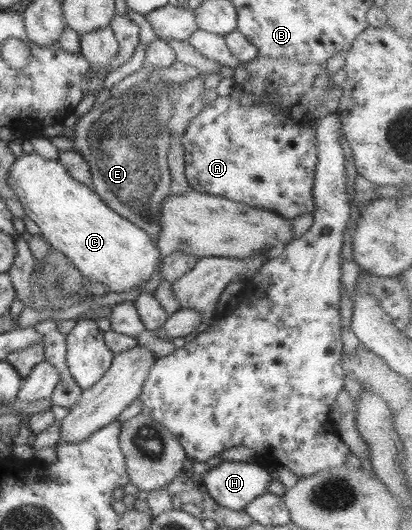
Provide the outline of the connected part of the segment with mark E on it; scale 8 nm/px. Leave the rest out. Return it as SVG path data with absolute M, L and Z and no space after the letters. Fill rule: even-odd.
M149 78L134 83L127 91L118 97L110 97L96 109L82 115L74 127L72 150L81 153L89 163L92 174L91 188L101 197L106 205L138 225L150 235L156 243L160 233L160 207L162 201L170 195L172 179L168 169L166 156L170 149L170 129L168 118L174 113L171 111L170 85L156 82Z

